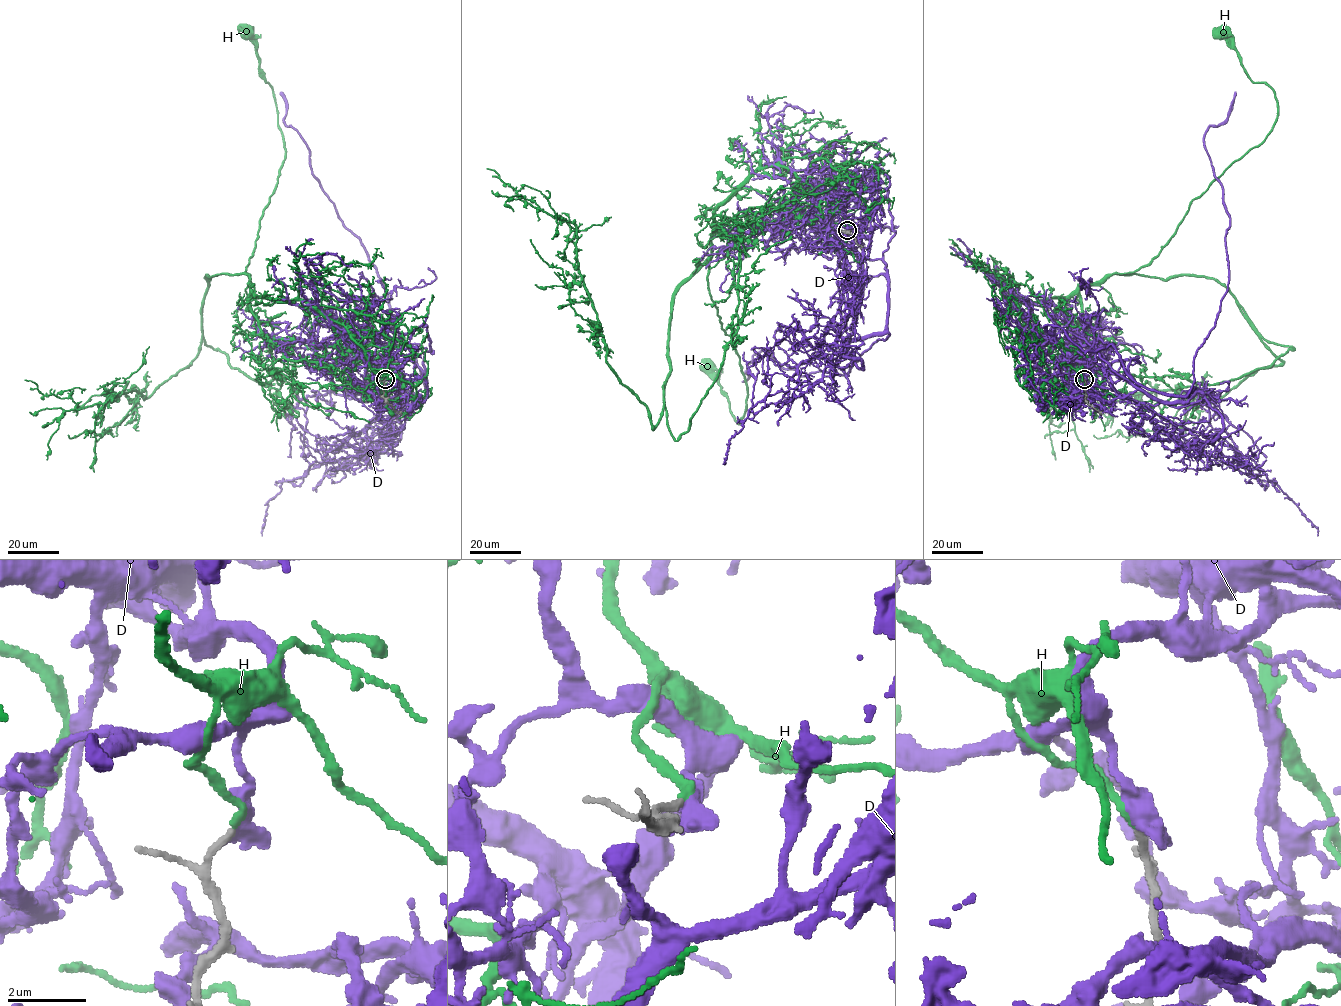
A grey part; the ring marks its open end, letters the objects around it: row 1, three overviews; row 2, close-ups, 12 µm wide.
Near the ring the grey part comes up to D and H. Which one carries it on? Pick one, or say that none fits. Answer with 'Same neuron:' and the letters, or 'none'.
Same neuron: H

